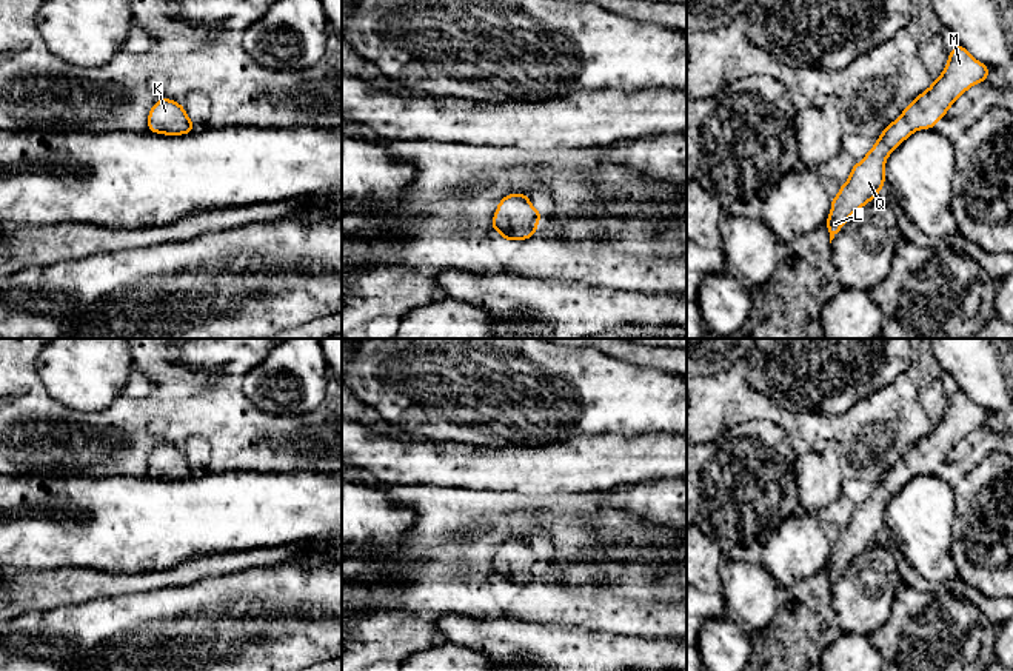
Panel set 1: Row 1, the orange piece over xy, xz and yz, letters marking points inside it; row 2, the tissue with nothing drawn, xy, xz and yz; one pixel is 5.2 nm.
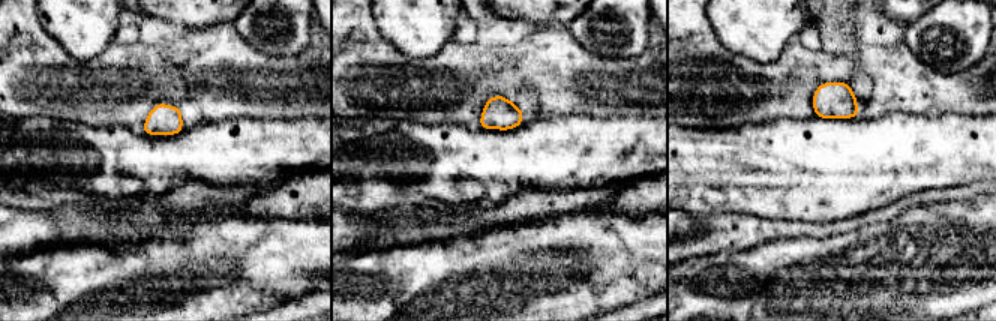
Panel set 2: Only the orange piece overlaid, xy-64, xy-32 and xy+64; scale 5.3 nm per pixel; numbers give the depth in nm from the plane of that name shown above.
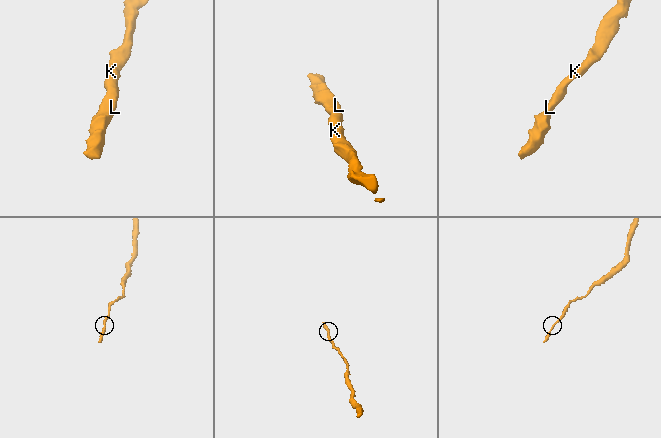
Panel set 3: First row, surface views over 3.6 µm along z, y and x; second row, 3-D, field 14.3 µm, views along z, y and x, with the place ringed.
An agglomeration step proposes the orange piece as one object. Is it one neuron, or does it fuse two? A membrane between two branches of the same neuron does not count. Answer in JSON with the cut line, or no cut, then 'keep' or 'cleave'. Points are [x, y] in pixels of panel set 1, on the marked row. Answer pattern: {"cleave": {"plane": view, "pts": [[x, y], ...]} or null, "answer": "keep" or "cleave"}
{"cleave": null, "answer": "keep"}

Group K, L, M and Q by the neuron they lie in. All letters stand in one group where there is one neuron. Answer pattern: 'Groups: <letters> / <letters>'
Groups: K L M Q

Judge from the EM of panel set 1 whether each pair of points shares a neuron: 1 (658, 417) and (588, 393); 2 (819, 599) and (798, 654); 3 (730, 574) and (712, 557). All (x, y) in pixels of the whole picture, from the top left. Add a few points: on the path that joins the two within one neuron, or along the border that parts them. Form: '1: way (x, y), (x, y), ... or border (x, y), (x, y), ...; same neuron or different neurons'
1: way (641, 400), (605, 396); same neuron
2: way (805, 613), (798, 640); same neuron
3: border (724, 557), (719, 567), (719, 591); different neurons

